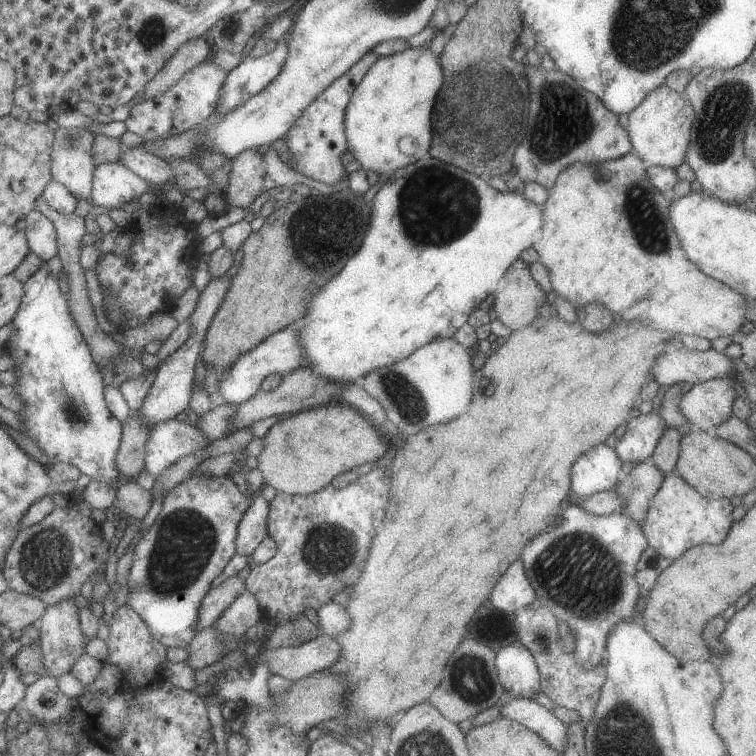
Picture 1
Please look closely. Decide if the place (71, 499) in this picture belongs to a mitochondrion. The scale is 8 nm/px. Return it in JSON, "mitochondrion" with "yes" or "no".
{"mitochondrion":"no"}

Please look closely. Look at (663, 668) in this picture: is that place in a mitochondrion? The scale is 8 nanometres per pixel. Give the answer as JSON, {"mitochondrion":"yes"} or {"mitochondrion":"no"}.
{"mitochondrion":"no"}

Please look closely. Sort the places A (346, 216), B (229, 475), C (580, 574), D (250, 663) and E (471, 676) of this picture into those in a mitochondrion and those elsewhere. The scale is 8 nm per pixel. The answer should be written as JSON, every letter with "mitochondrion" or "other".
{"A":"other","B":"other","C":"mitochondrion","D":"other","E":"mitochondrion"}

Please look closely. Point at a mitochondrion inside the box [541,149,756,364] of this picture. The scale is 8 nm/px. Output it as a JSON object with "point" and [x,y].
{"point":[648,228]}

